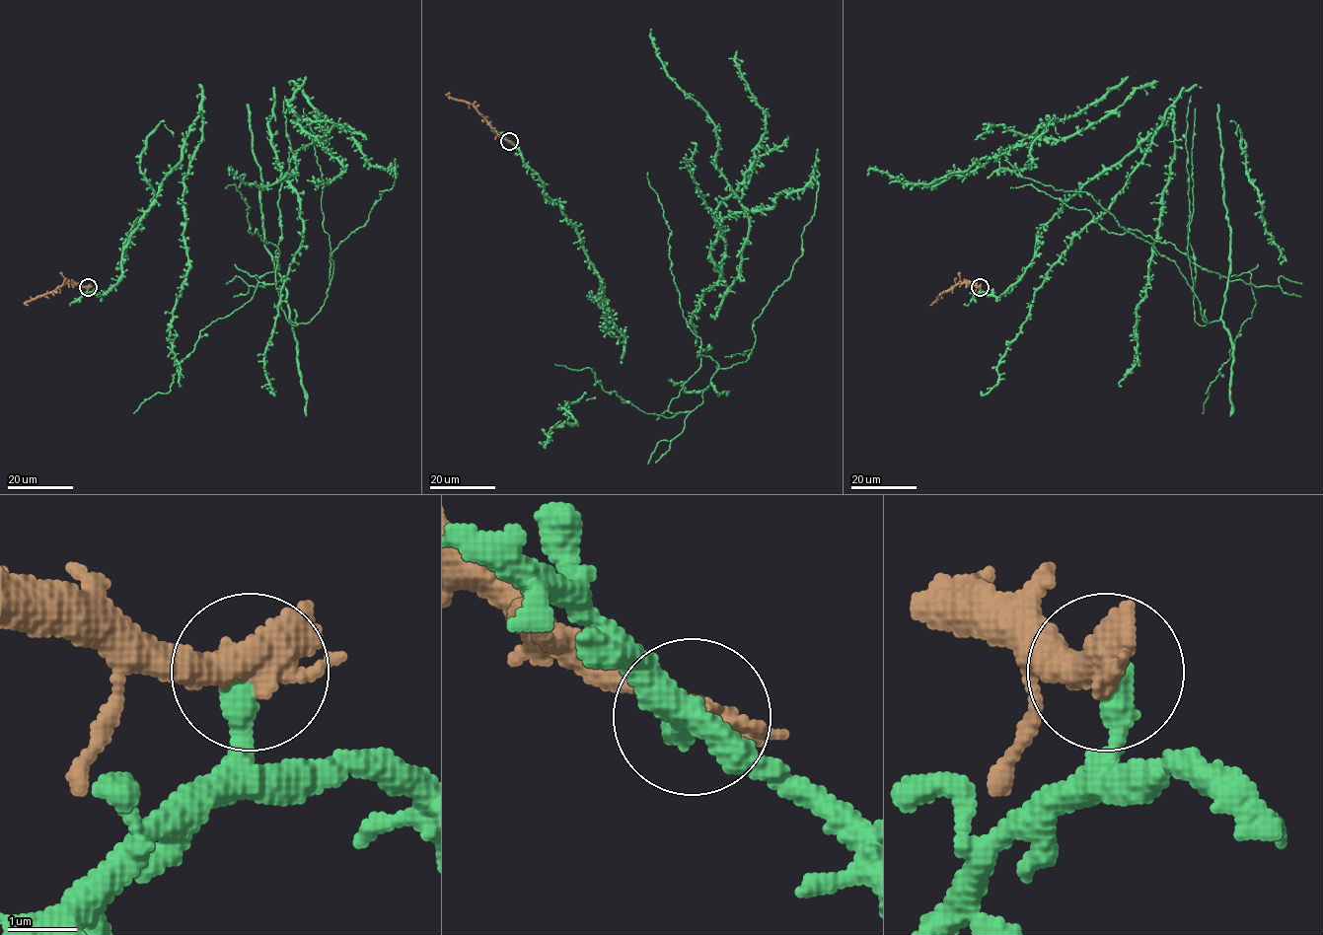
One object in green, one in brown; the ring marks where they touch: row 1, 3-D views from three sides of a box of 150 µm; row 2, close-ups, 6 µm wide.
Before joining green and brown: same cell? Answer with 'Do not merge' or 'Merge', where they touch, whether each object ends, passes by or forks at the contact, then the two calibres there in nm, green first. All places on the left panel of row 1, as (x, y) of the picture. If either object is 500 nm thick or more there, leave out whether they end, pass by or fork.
Do not merge. Place: (88, 287). At the ring green ends. At the ring brown forks. Thickness 400 nm (green) against 360 nm

